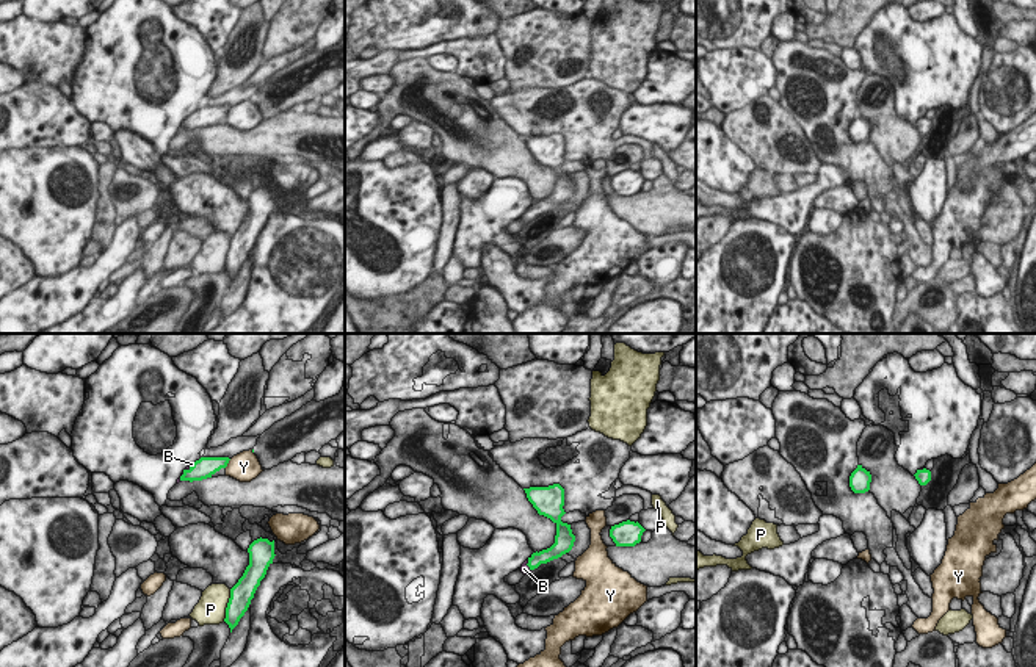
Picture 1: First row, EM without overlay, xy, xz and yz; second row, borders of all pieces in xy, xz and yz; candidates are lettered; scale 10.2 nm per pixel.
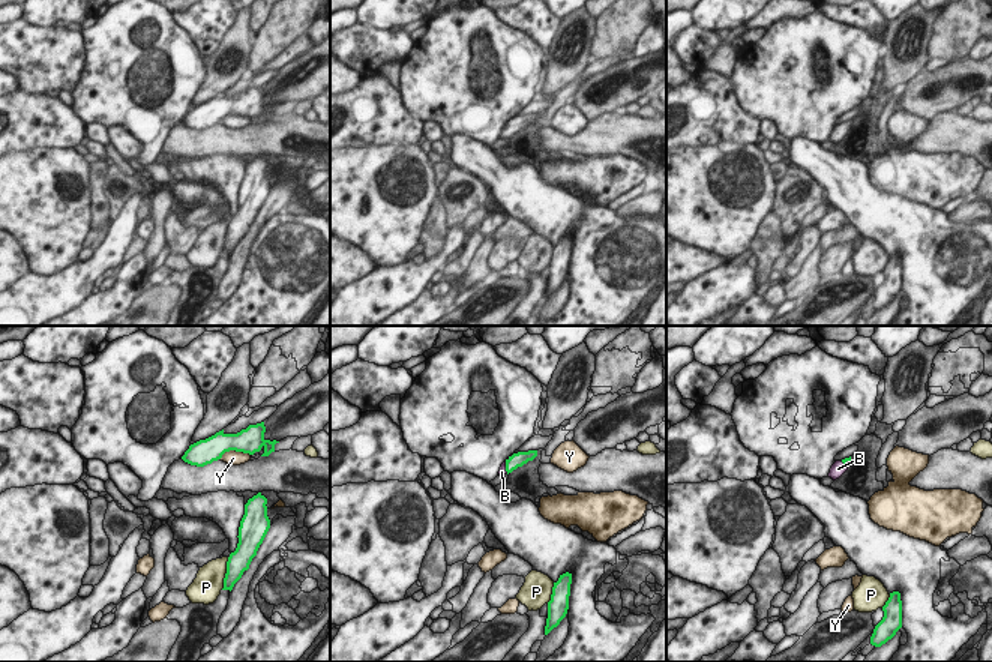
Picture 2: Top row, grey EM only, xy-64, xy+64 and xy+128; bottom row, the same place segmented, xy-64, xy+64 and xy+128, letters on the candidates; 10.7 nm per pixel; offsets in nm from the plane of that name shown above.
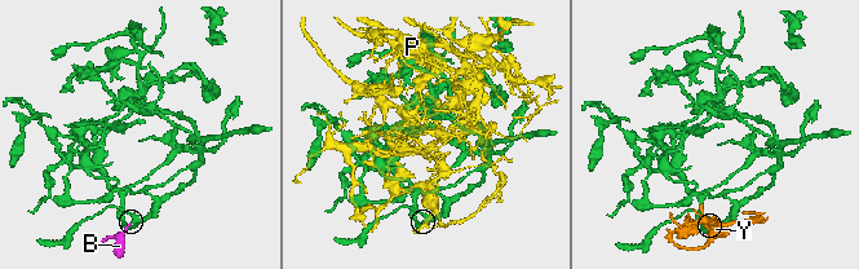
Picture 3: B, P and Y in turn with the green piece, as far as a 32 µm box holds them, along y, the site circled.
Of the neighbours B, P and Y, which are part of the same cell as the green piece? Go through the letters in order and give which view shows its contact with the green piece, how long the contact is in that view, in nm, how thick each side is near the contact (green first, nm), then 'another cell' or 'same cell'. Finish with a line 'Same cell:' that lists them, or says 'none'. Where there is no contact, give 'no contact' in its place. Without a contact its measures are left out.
B: xy | 120 nm | 220/30 nm | same cell
P: xy | 340 nm | 240/300 nm | another cell
Y: xy | 120 nm | 200/300 nm | another cell
Same cell: B

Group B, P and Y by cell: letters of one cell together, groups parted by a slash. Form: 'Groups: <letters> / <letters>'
Groups: B / P / Y

